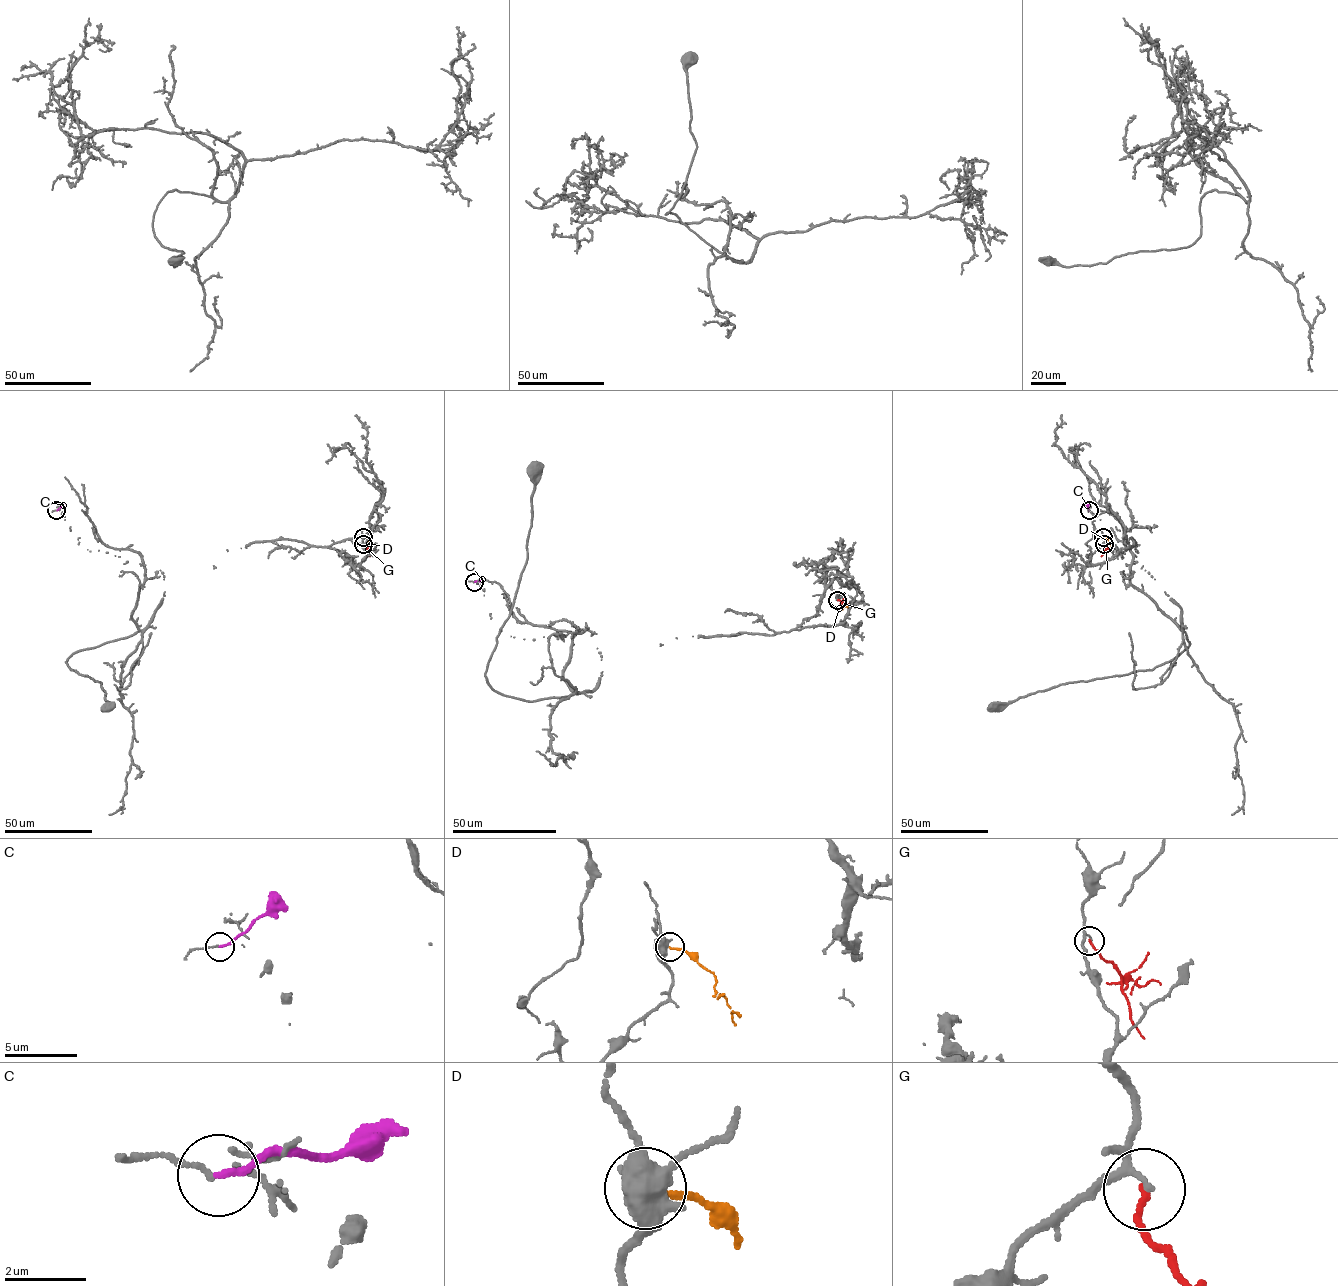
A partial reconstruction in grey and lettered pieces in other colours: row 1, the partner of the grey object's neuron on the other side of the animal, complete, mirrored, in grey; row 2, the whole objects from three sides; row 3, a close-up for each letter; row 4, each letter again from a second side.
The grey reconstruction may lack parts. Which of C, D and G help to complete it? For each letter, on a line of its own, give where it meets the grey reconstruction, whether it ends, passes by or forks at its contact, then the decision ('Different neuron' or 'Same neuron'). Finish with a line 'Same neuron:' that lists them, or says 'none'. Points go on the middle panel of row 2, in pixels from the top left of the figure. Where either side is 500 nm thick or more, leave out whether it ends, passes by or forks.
C: Touches grey at (474, 582). It ends there. Different neuron
D: Touches grey at (838, 599). It ends there. Different neuron
G: Touches grey at (837, 600). It ends there. Different neuron
Same neuron: none

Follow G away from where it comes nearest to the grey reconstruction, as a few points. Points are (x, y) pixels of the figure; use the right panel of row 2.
G: (1104, 544), (1106, 549), (1101, 556)

